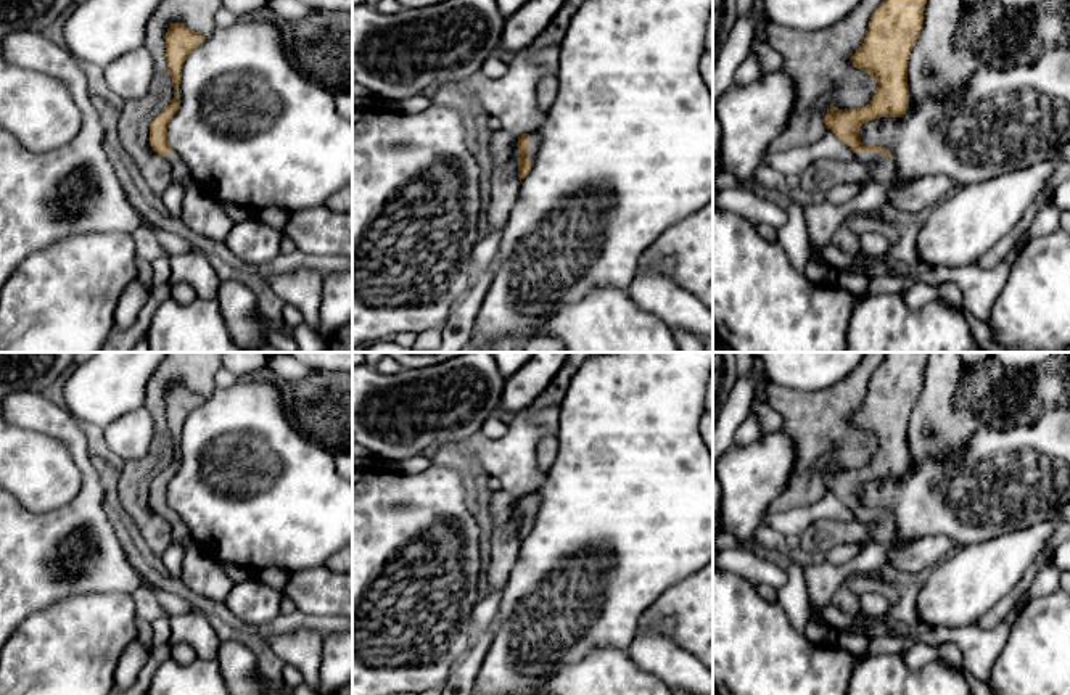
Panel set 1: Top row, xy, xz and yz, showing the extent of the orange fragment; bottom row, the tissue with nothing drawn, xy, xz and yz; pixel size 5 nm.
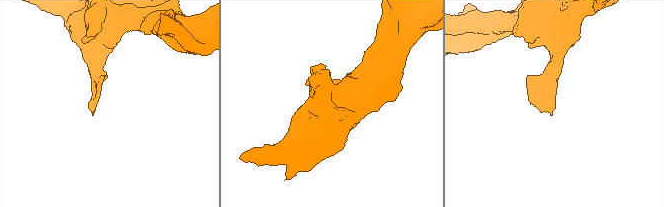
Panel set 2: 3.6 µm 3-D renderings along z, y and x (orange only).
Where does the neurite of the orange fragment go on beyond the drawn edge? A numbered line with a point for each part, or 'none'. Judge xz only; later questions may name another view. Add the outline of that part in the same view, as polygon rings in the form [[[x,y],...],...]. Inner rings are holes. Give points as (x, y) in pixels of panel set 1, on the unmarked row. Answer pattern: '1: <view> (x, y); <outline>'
1: xz (533, 497); [[[531,492],[529,494],[529,521],[531,521],[531,524],[534,521],[537,507],[539,507],[539,494],[537,492]]]

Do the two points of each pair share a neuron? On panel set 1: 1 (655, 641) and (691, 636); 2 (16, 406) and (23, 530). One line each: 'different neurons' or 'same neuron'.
1: different neurons
2: same neuron

